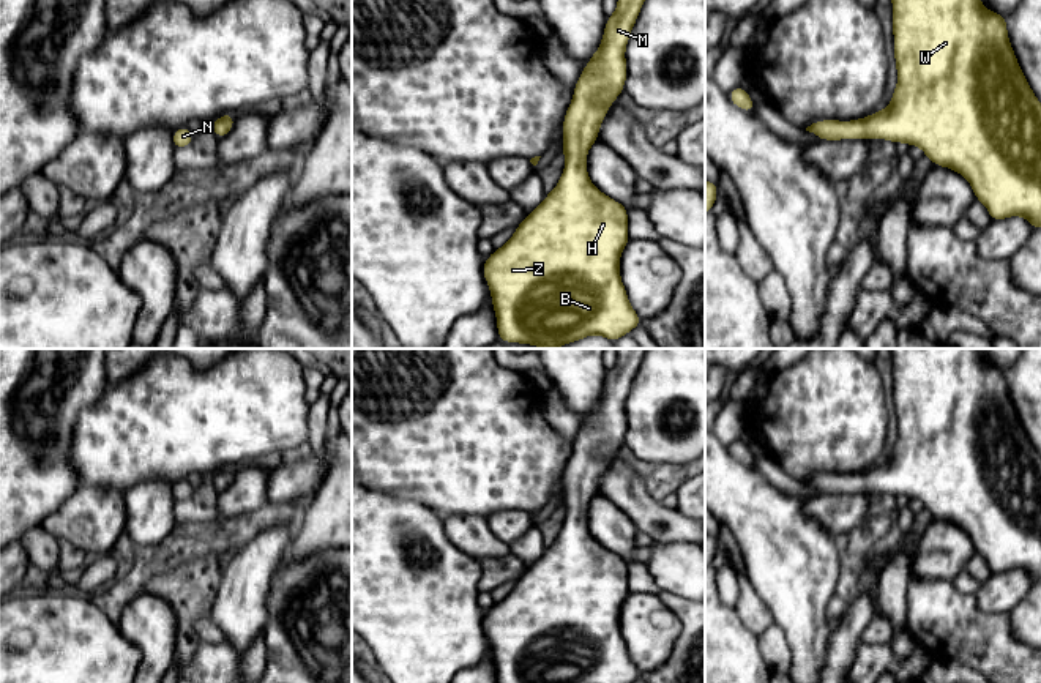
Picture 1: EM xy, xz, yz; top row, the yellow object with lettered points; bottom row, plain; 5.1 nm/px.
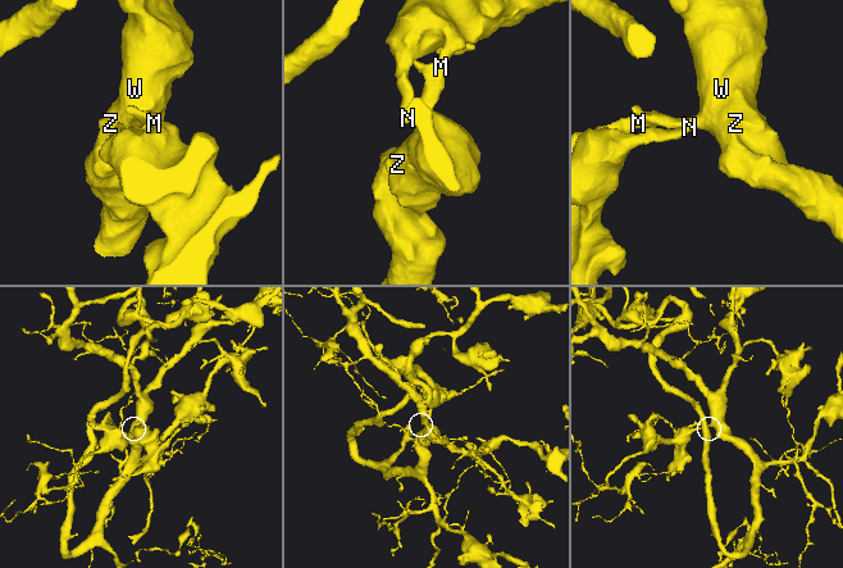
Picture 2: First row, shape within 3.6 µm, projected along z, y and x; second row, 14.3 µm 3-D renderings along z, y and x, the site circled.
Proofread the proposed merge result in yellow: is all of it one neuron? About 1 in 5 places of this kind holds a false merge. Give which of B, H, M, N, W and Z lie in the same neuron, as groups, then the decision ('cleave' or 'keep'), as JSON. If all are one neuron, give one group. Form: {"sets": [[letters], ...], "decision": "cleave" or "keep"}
{"sets": [["B", "H", "M", "N", "W", "Z"]], "decision": "keep"}

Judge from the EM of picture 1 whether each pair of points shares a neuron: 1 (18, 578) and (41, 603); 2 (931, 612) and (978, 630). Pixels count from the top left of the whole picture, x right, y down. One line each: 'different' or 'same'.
1: different
2: same

